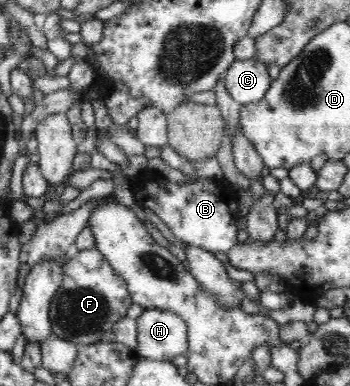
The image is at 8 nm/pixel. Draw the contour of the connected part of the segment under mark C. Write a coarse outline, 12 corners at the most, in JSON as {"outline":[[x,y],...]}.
{"outline":[[236,59],[225,87],[242,105],[260,101],[274,80],[257,59]]}

